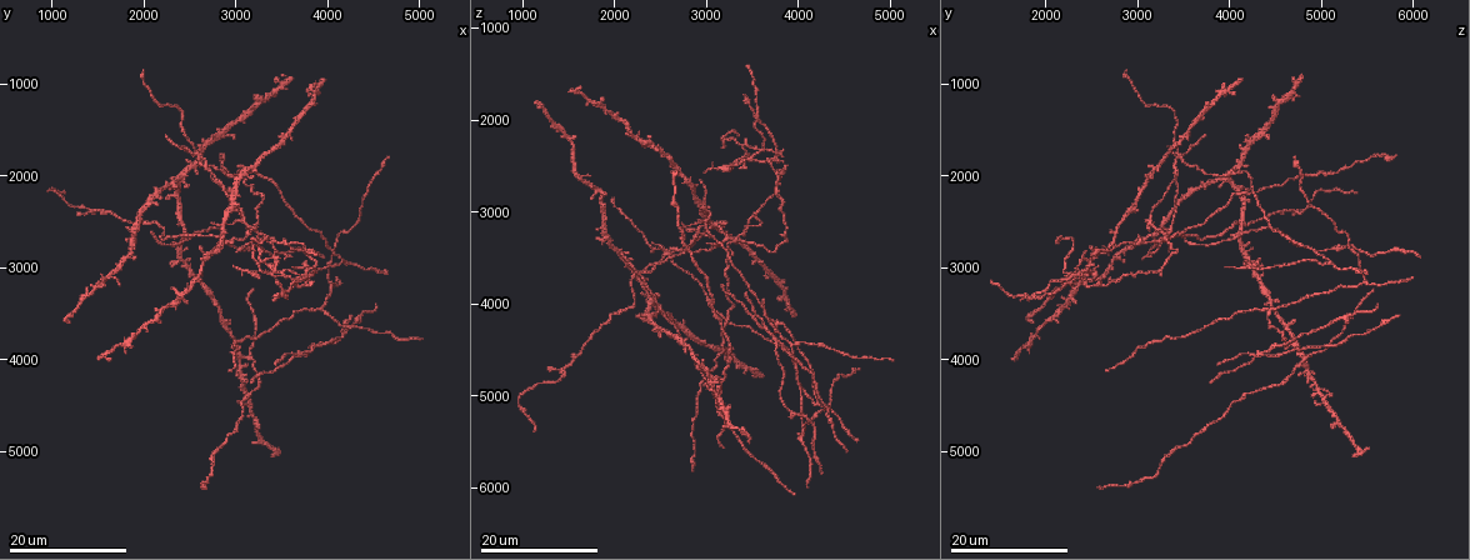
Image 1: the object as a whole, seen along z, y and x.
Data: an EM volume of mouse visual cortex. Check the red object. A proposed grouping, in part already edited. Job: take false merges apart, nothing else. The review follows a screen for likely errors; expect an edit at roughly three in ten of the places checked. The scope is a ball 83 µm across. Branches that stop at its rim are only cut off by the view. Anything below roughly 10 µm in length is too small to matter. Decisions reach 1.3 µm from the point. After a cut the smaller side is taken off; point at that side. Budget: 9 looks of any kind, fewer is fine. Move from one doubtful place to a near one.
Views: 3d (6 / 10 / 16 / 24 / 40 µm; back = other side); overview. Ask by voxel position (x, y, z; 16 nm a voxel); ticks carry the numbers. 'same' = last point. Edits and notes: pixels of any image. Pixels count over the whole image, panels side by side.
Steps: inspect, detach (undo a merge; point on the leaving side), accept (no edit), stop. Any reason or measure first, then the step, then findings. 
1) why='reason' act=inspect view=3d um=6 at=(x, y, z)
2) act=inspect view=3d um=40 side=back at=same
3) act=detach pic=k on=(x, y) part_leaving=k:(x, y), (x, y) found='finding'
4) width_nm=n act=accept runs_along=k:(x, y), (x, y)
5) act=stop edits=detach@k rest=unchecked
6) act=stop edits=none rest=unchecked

why='looks like a crossing' act=inspect view=3d um=16 at=(3150, 4000, 4850)

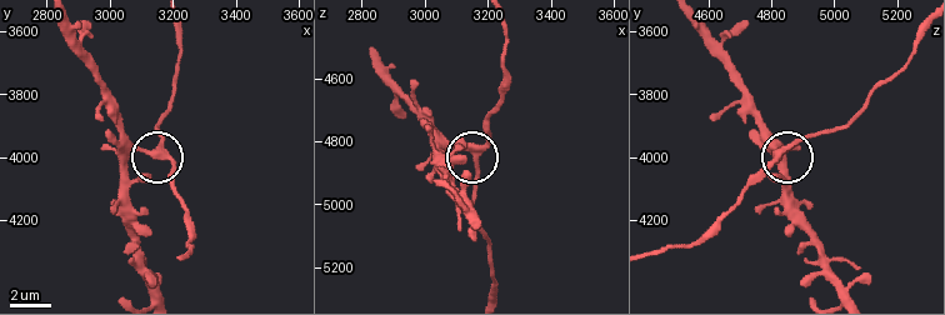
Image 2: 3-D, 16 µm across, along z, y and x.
act=inspect view=3d um=10 at=(3170, 3960, 4860)

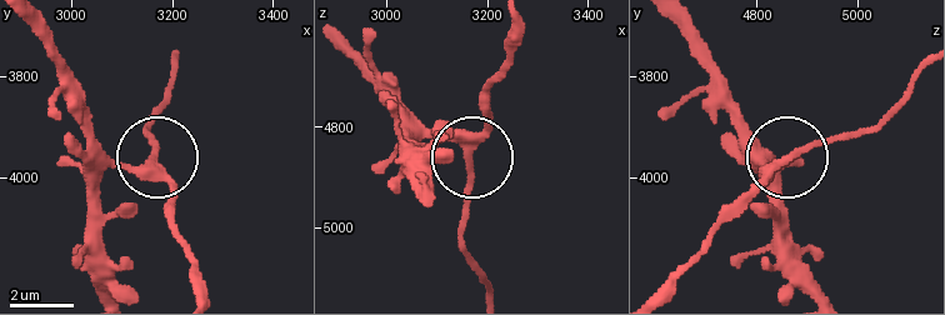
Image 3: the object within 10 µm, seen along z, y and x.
width_nm=250 act=detach pic=3 on=(484, 116) part_leaving=3:(473, 140), (486, 119), (486, 89), (510, 46), (510, 21) found='two cells meet here'

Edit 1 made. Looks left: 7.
why='four or more arms meet' act=inspect view=3d um=16 at=(2400, 2000, 3950)

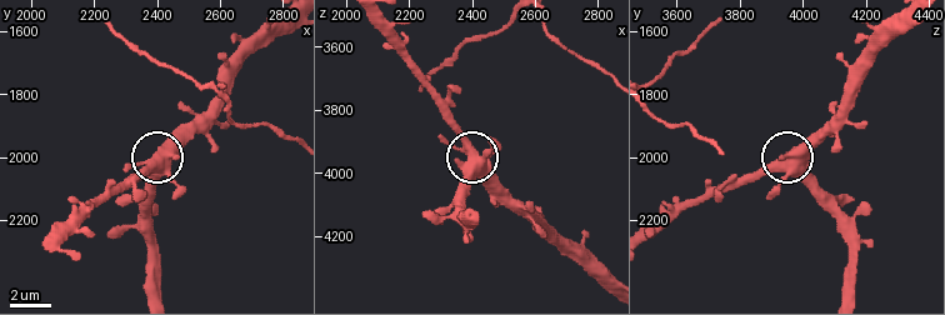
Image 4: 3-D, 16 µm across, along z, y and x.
act=inspect view=3d um=10 at=(2390, 2010, 3920)

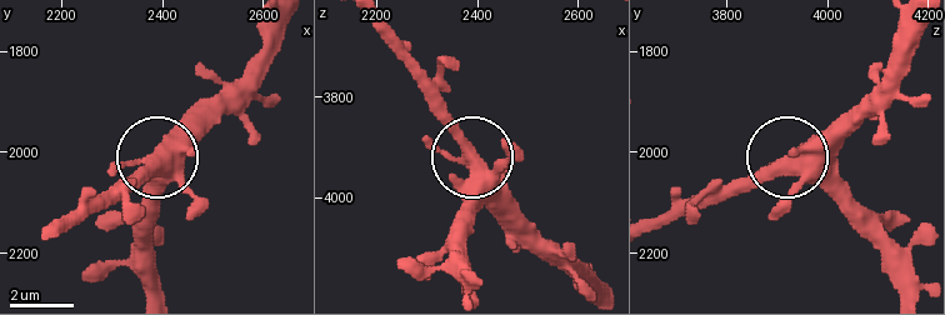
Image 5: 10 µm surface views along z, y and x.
width_nm=440 act=accept found='continuous, no second cell'

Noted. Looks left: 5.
why='three arms meet' act=inspect view=3d um=16 at=(3950, 3450, 4450)

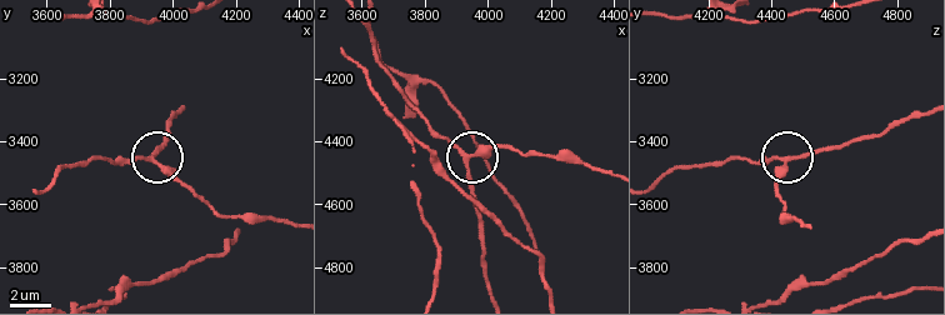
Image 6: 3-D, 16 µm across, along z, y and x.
act=inspect view=3d um=6 at=(3960, 3480, 4450)

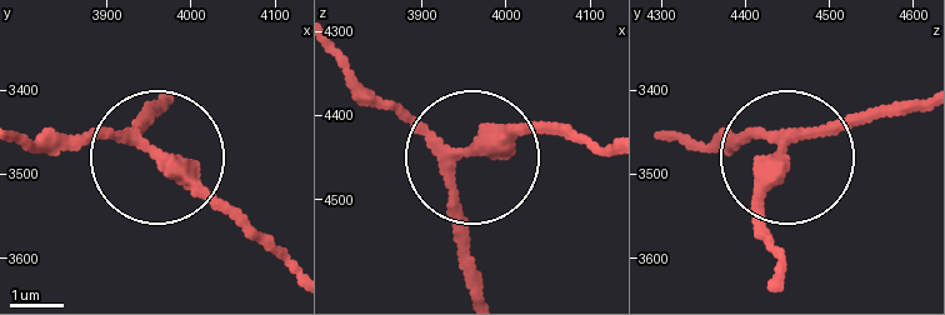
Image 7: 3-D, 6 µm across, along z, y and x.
act=accept runs_along=7:(163, 98), (135, 125), (251, 228) found='all the same cell'

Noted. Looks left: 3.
why='looks like a crossing' act=inspect view=3d um=16 at=(2600, 1800, 3450)

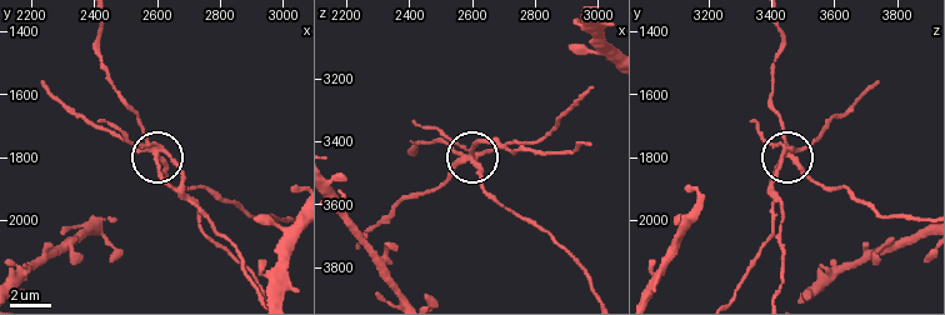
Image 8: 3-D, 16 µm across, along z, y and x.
act=inspect view=3d um=6 at=(2600, 1780, 3460)

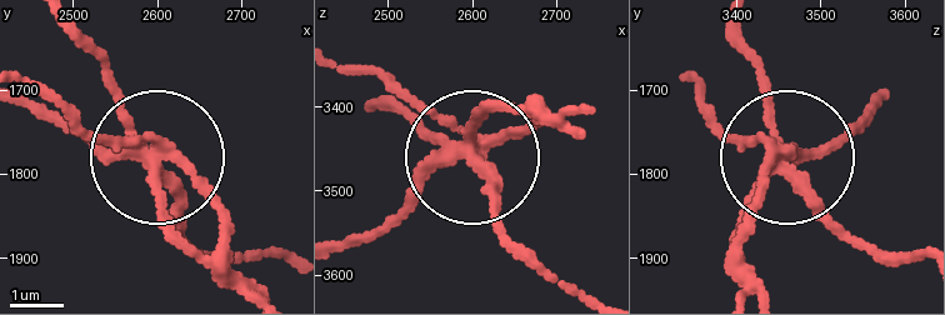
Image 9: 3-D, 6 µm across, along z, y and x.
width_nm=270 act=detach pic=9 on=(213, 193) part_leaving=9:(140, 160), (180, 236), (243, 290) found='a second cell is stuck on'

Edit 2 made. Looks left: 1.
act=stop edits=detach@3,detach@9 rest=unchecked

